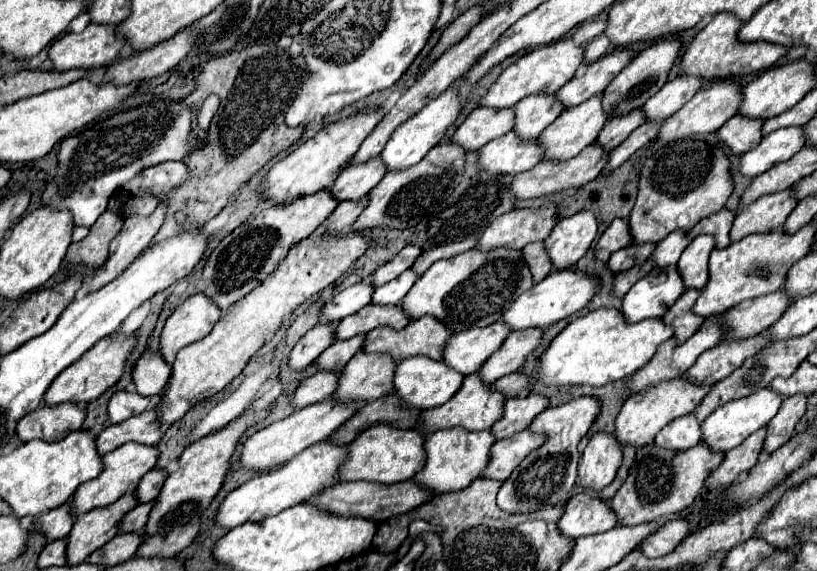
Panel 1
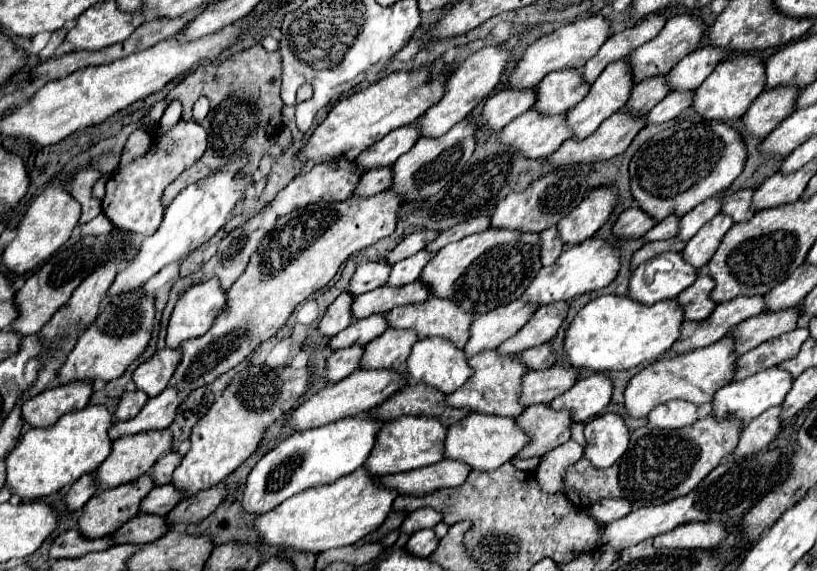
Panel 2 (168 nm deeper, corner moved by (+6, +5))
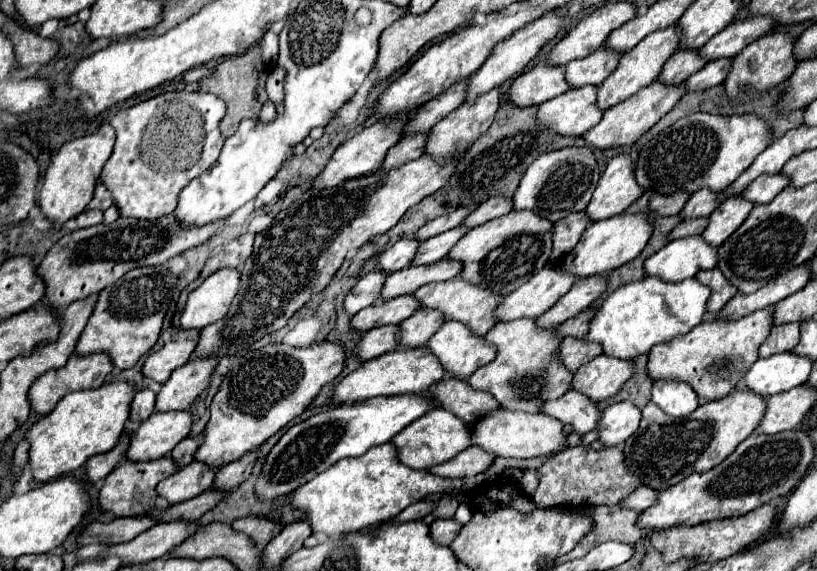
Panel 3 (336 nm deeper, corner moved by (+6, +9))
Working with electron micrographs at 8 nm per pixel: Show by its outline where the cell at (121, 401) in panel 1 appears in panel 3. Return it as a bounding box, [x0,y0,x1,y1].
[131,390,155,422]

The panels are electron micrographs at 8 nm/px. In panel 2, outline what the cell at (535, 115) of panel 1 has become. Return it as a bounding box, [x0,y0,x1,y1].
[533,70,589,116]

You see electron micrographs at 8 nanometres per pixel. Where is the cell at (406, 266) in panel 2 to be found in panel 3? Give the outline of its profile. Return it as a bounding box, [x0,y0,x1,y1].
[411,226,469,264]

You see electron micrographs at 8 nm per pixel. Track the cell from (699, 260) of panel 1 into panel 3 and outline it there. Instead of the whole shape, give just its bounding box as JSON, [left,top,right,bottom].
[701,196,755,246]

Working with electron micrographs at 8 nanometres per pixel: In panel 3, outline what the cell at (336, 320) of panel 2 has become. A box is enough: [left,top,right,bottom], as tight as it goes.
[345,270,387,316]

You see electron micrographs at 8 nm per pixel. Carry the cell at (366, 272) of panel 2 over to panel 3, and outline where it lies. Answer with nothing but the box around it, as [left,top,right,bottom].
[377,238,419,272]

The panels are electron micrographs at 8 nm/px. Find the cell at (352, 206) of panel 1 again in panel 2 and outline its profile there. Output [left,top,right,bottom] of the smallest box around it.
[353,168,391,196]

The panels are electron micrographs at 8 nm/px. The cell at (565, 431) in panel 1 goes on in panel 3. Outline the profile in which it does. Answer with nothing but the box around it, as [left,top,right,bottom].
[573,354,633,402]

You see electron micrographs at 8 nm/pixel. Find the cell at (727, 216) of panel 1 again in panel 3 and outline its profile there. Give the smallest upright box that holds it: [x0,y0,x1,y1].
[741,172,789,204]

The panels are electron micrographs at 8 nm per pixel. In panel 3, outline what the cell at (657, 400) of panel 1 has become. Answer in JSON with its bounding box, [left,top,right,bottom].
[649,306,773,400]

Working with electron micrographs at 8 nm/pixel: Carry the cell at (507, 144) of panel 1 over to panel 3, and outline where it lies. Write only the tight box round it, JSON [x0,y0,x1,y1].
[537,86,603,136]

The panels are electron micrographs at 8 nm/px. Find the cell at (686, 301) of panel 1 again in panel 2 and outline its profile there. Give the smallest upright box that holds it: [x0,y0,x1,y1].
[675,272,715,322]

